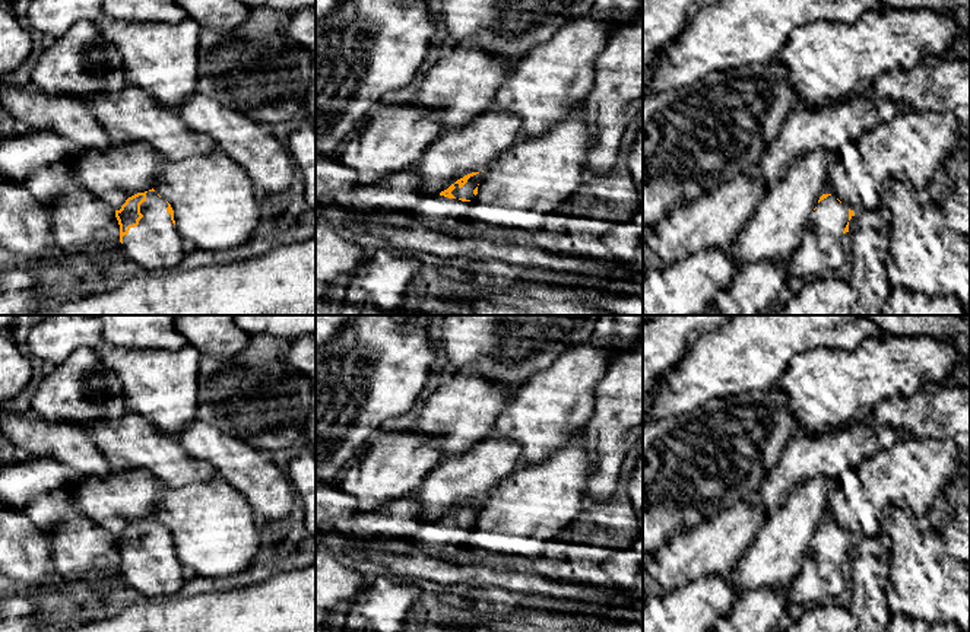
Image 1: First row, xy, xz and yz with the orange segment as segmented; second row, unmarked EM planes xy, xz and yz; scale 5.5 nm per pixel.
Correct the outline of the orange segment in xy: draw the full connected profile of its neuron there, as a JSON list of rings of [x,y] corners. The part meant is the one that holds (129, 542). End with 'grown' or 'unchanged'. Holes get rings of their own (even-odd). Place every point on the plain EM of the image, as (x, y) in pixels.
[[[153,515],[129,524],[115,544],[123,579],[146,600],[175,597],[186,584],[188,574],[177,558],[174,537]]] | grown

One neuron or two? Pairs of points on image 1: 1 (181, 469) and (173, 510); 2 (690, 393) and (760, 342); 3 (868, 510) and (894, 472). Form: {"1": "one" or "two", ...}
{"1": "two", "2": "one", "3": "two"}

